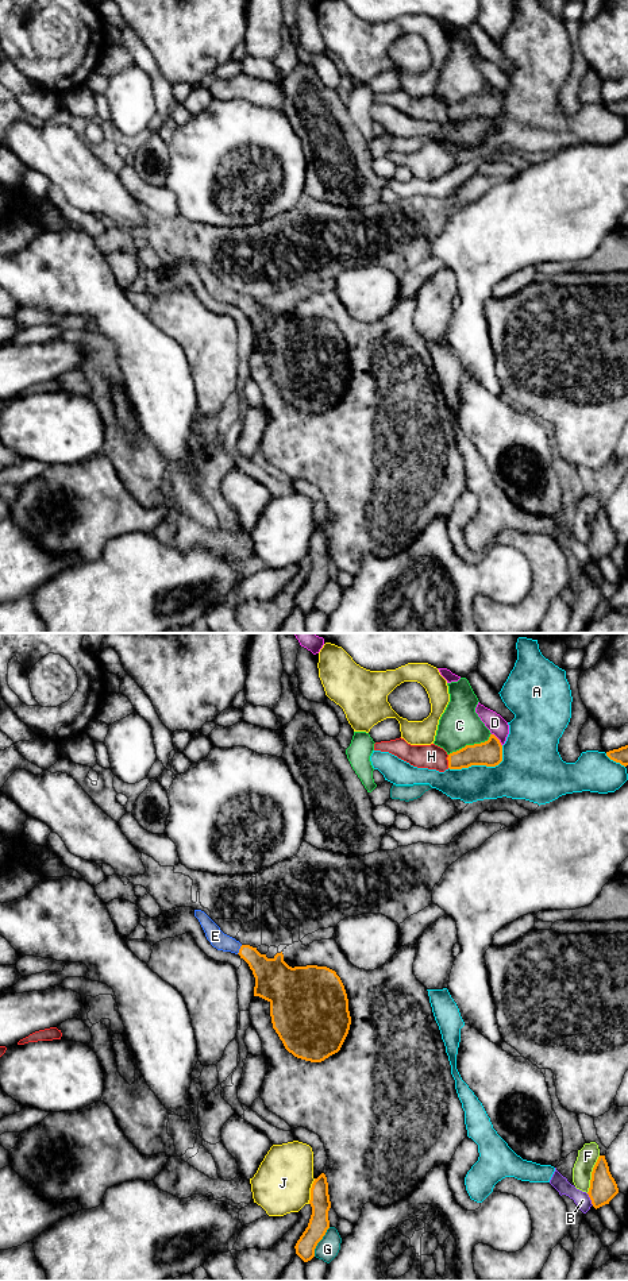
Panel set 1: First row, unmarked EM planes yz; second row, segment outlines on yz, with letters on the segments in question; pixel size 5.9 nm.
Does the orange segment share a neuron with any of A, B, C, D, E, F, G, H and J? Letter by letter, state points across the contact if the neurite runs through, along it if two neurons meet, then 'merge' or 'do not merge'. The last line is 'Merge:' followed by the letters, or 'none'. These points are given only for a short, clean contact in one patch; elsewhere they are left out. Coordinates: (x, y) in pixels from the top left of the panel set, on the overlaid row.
A: do not merge
B: along yz (586, 1193), (593, 1204) | do not merge
C: do not merge
D: do not merge
E: across yz (272, 976), (249, 953), (239, 949), (220, 941), (215, 936) | merge
F: do not merge
G: do not merge
H: do not merge
J: do not merge
Merge: E

